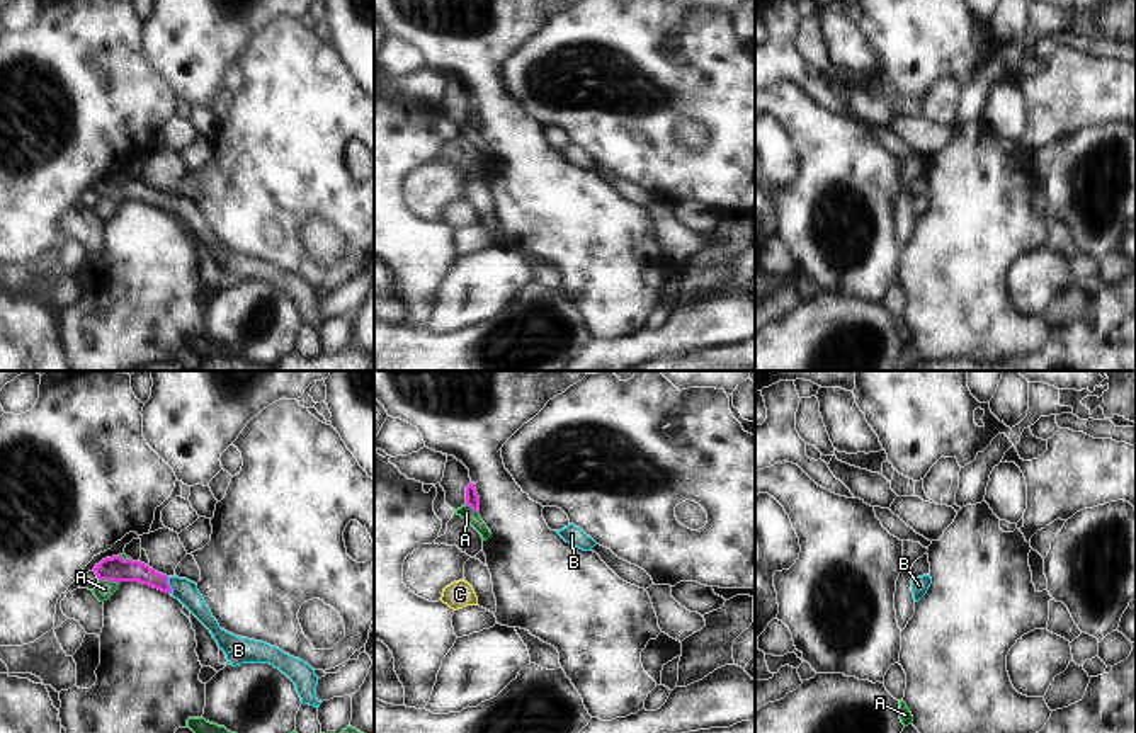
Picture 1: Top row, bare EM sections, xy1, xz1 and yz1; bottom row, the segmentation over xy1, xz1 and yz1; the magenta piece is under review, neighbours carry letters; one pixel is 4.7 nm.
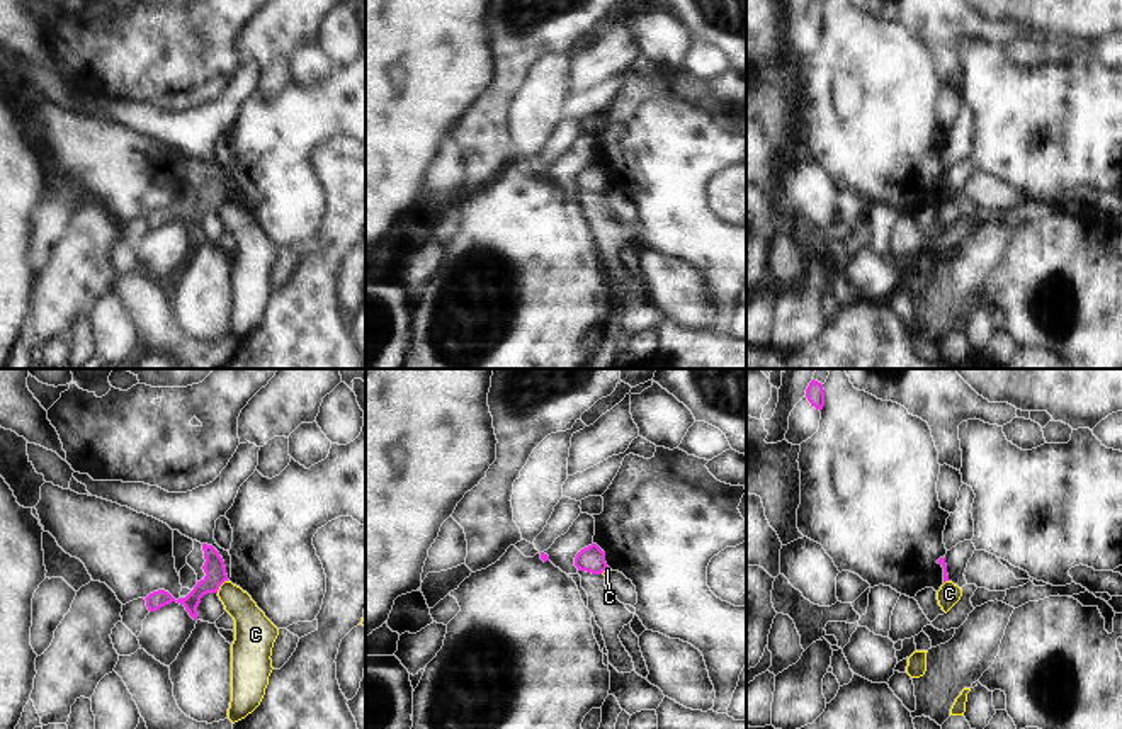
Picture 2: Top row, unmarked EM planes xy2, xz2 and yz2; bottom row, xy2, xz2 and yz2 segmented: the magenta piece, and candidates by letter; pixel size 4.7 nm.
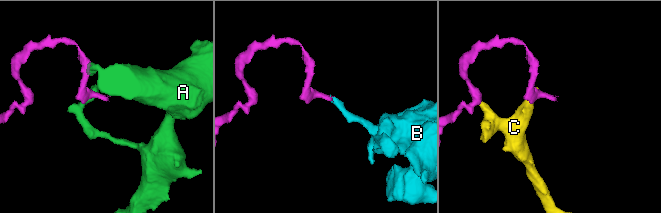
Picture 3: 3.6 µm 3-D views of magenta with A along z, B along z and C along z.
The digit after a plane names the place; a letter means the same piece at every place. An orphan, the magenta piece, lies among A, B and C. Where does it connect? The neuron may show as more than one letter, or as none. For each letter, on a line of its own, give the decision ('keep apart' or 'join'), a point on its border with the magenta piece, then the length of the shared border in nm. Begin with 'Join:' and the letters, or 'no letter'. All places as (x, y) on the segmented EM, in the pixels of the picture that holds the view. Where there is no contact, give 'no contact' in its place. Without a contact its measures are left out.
Join: B
A: keep apart; meets magenta in xy1 at (109, 579); contact 100 nm long
B: join; meets magenta in xy1 at (169, 585); contact 80 nm long
C: keep apart; meets magenta in xy2 at (220, 585); contact 80 nm long

